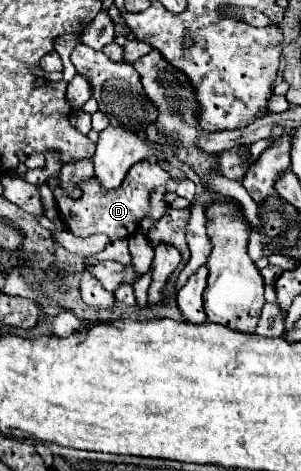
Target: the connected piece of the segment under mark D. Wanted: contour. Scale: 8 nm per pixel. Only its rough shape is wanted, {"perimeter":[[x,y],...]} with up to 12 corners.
{"perimeter":[[136,163],[114,191],[96,179],[68,199],[54,191],[62,221],[76,237],[126,239],[148,213],[150,191],[170,175]]}

